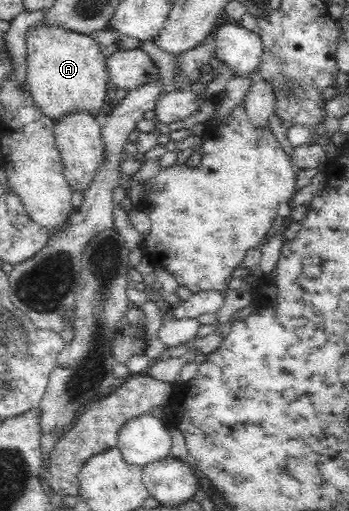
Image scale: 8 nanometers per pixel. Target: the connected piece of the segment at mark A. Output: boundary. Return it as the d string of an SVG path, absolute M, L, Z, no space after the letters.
M43 19L31 26L25 42L26 86L43 114L55 121L73 110L86 110L95 115L100 112L106 99L109 78L106 56L91 35L79 34L61 26L49 26Z

